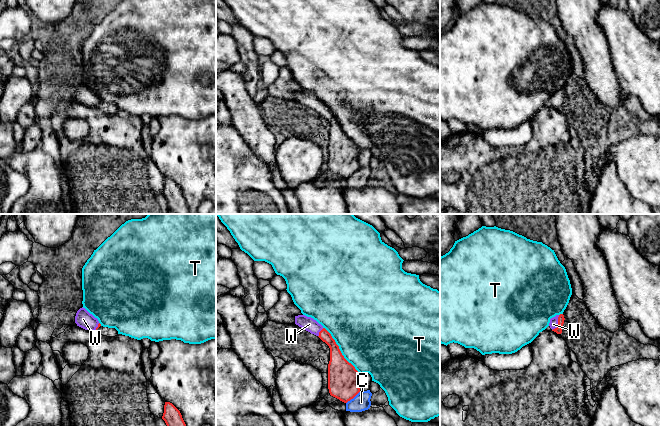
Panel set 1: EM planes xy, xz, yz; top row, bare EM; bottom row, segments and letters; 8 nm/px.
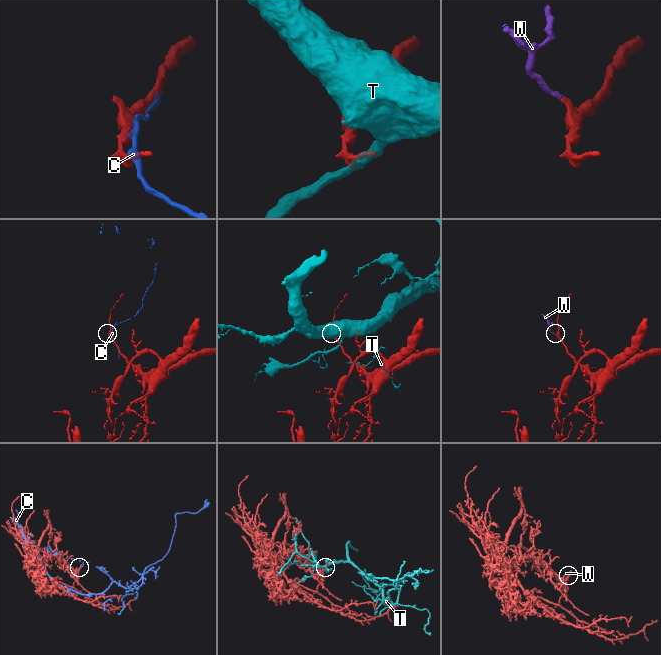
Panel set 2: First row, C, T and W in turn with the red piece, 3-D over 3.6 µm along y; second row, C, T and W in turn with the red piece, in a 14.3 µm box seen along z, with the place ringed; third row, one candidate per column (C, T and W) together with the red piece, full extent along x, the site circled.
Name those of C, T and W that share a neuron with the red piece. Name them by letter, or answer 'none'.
W

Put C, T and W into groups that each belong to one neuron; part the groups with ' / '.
C / T / W

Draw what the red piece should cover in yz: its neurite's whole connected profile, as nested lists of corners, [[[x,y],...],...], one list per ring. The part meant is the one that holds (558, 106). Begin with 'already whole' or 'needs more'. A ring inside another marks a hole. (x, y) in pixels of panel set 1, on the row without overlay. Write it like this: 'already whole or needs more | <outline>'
needs more | [[[556,91],[555,93],[550,95],[549,102],[552,105],[552,107],[556,108],[557,110],[562,109],[563,100],[564,100],[564,91]]]

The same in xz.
needs more | [[[305,91],[295,92],[295,100],[318,112],[330,124],[328,140],[328,165],[331,172],[347,179],[359,168],[360,149],[342,131],[331,110],[316,96]]]

